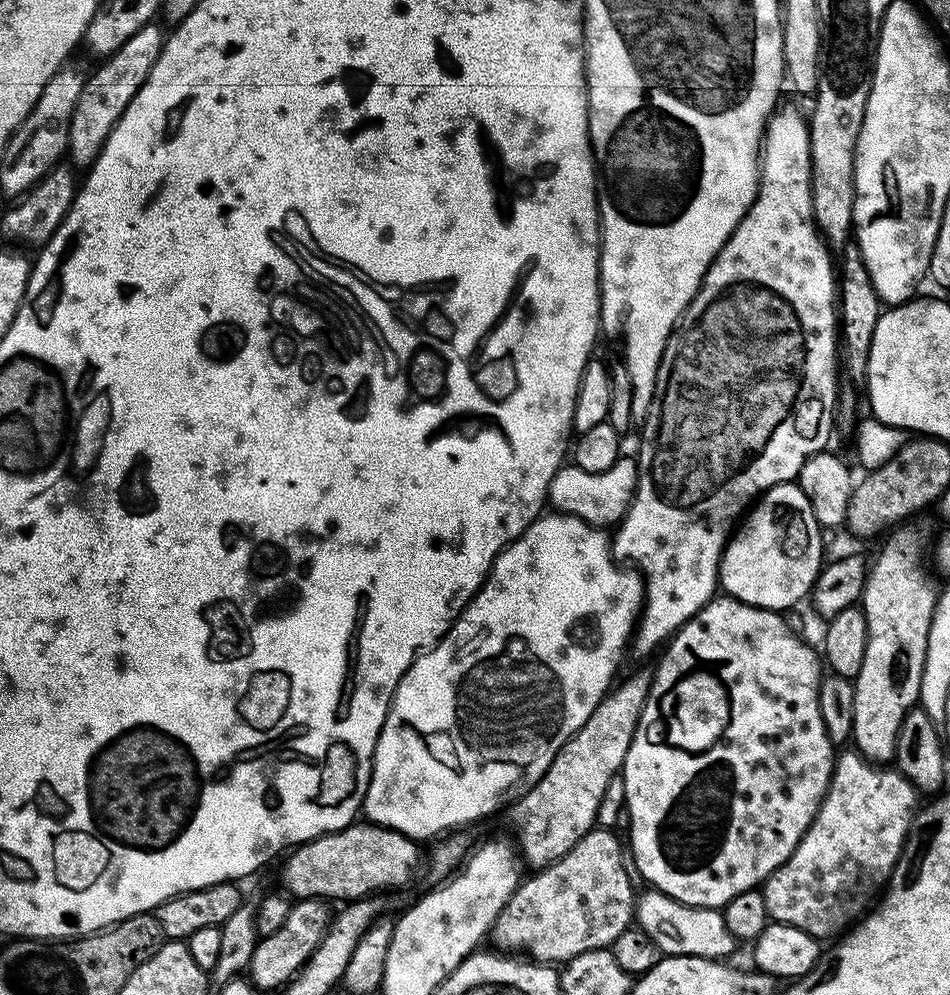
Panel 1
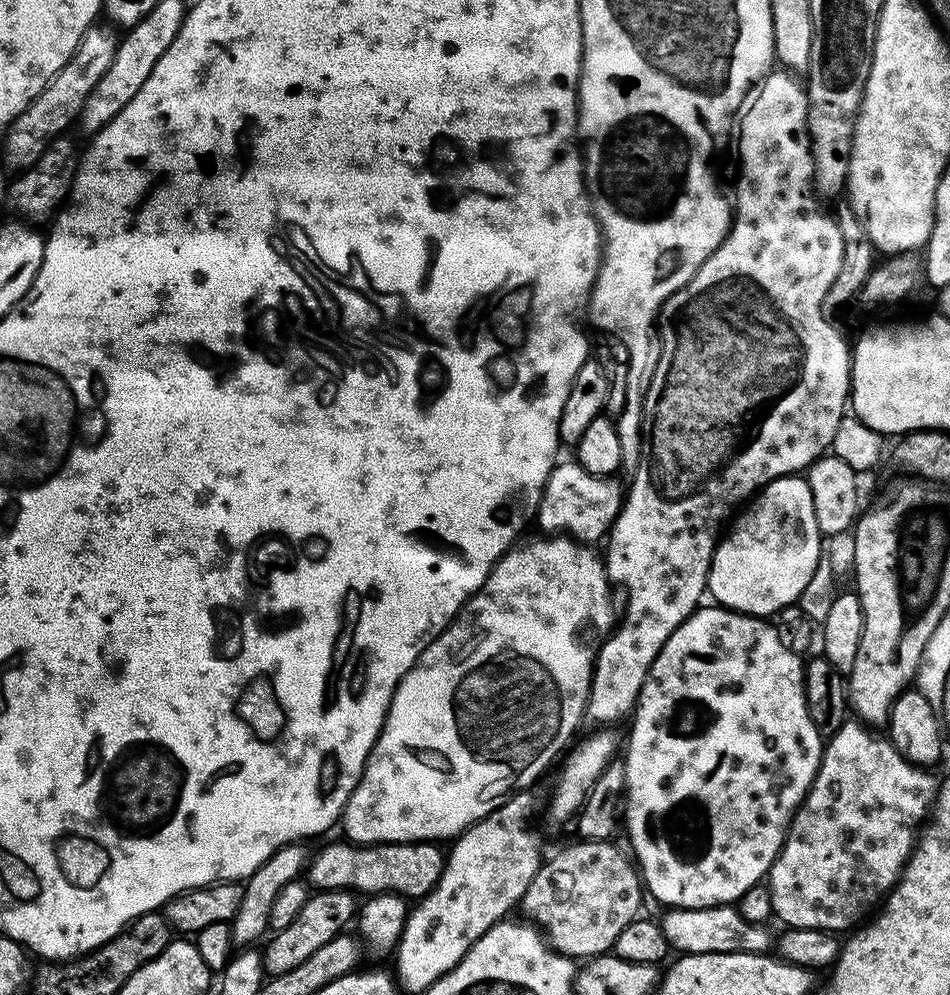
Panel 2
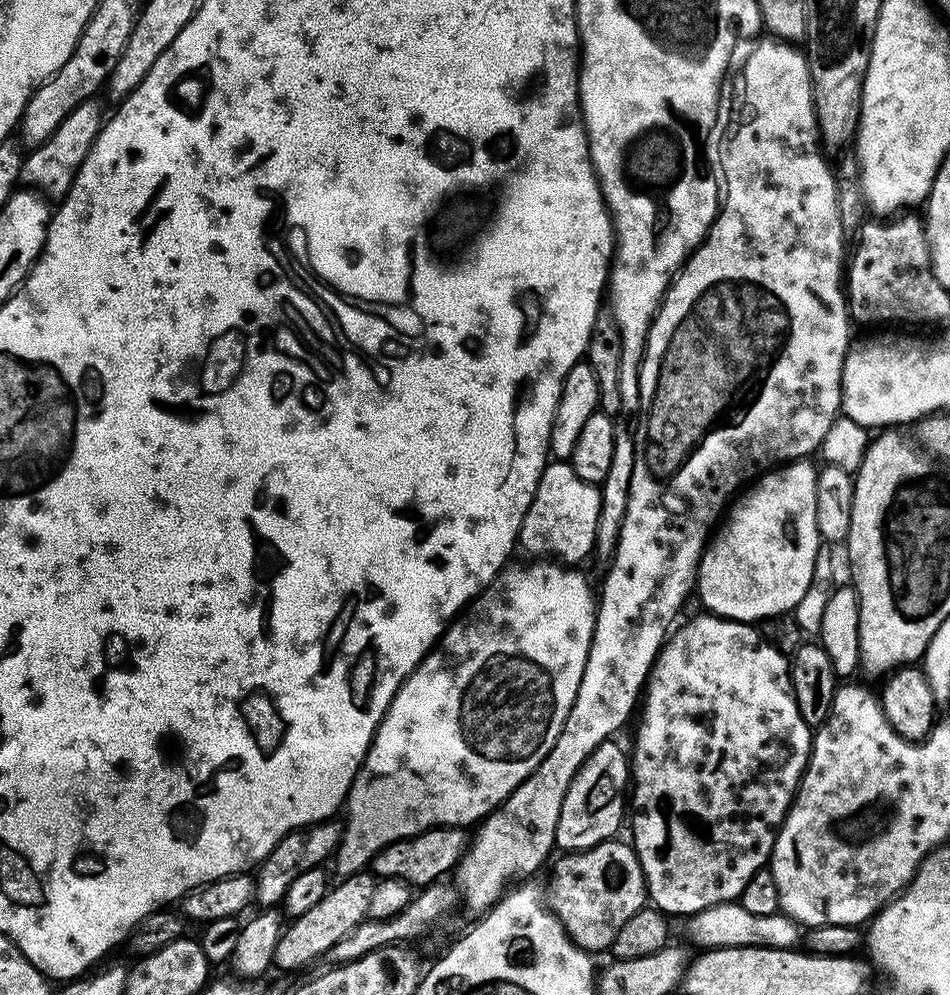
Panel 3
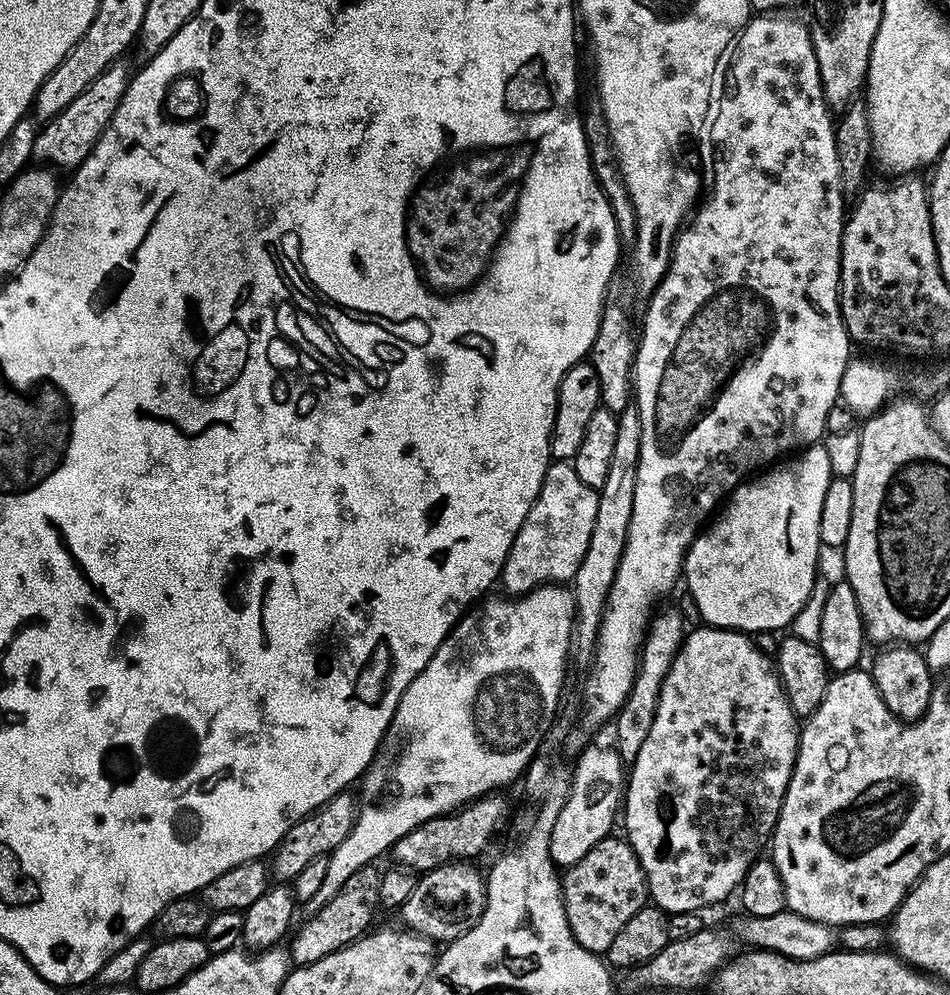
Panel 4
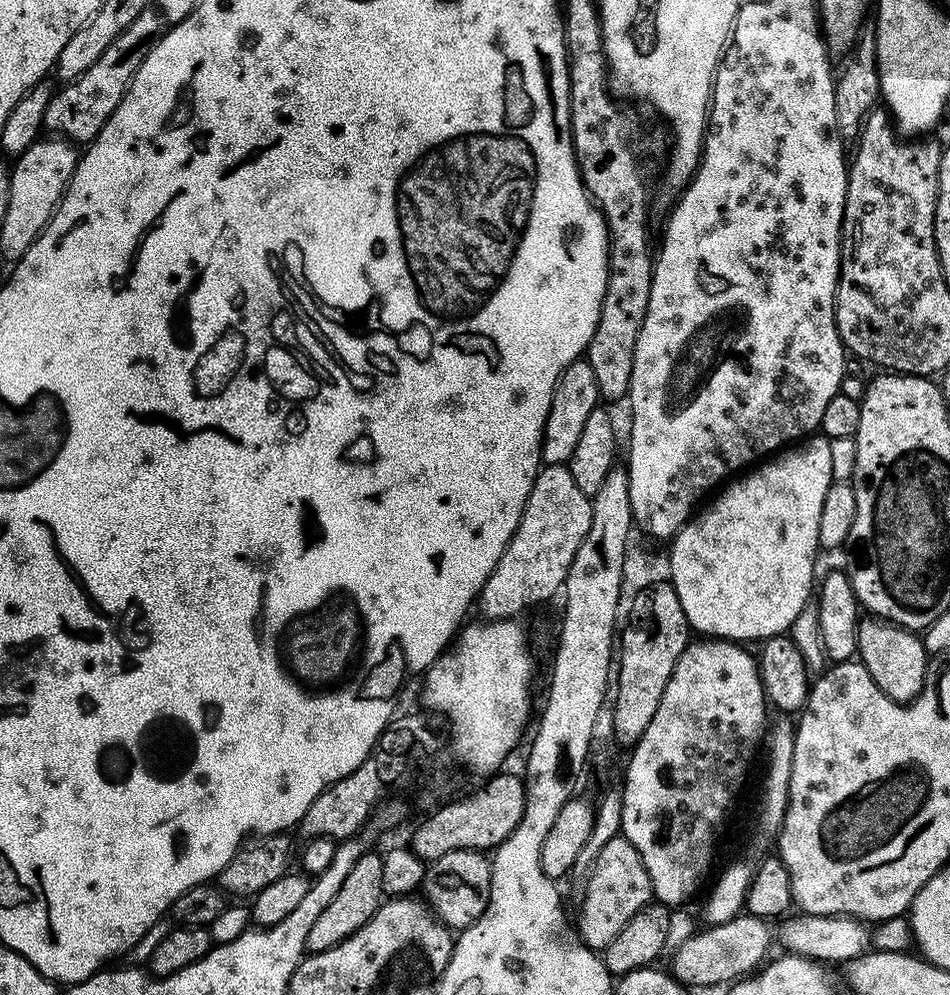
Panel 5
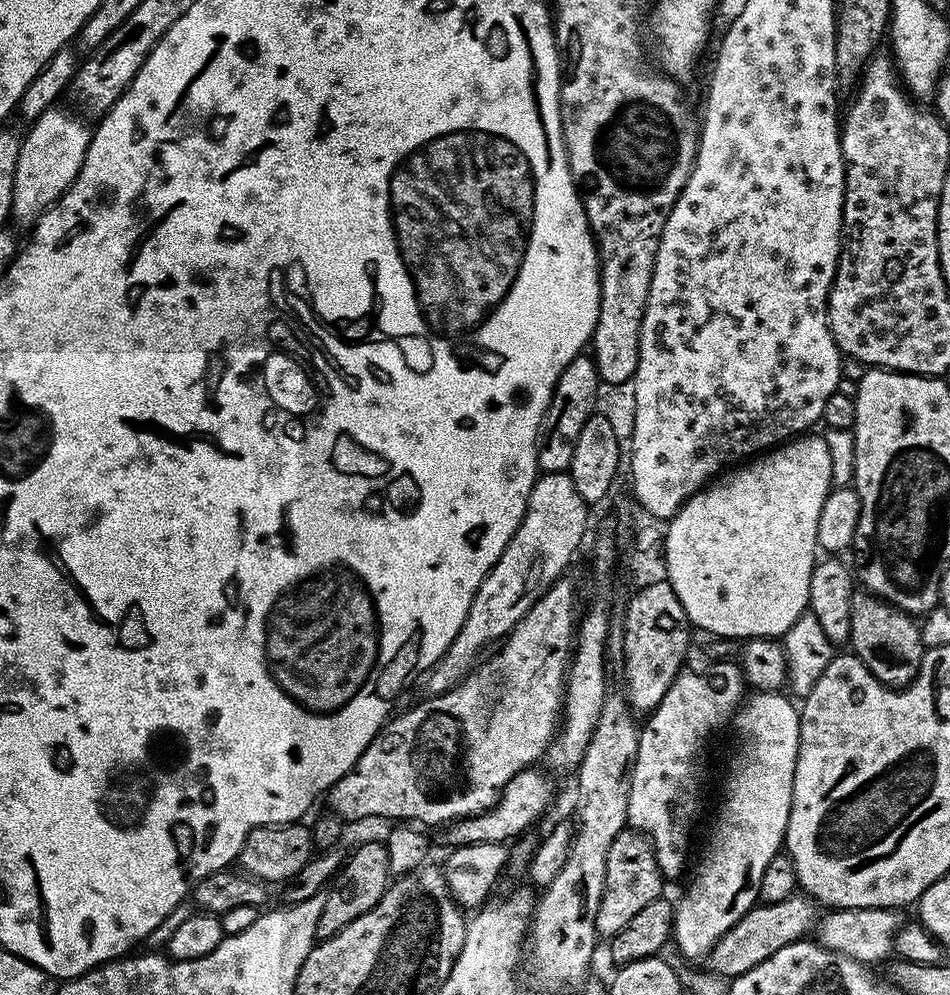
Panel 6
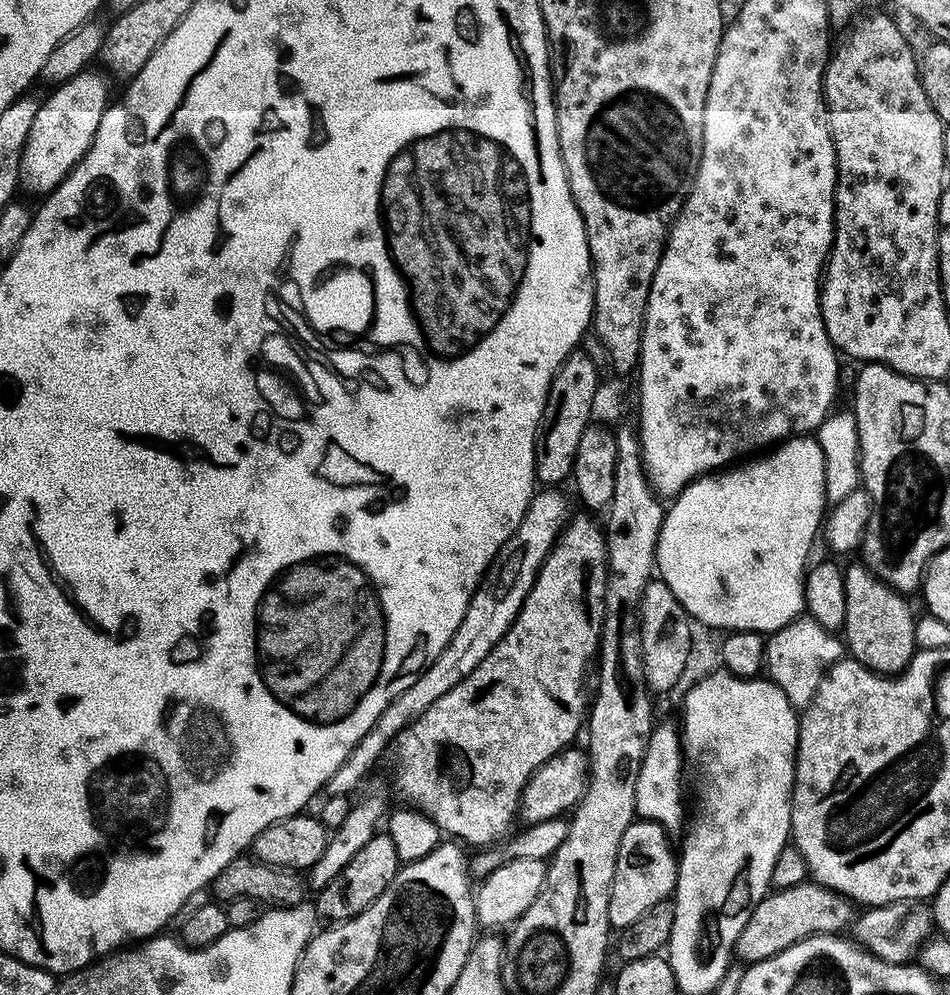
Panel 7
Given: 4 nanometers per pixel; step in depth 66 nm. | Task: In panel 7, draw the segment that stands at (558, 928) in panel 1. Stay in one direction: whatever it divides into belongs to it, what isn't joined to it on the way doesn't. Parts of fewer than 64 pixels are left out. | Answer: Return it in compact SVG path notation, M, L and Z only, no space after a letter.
M633 820L630 826L626 826L626 834L622 834L622 843L618 846L618 862L614 862L614 882L610 886L610 906L608 907L608 923L613 929L619 930L630 926L630 922L635 922L638 917L642 915L645 910L650 910L650 906L655 906L658 902L669 899L676 891L676 865L678 863L677 853L668 842L670 840L669 835L664 831L664 828L658 822L653 820Z

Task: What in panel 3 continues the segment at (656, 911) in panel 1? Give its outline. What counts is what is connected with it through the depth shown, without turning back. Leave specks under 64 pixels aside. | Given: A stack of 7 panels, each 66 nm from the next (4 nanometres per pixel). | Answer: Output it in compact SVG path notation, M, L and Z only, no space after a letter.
M739 902L715 904L701 912L687 917L688 936L697 944L697 949L710 948L790 948L795 949L801 943L802 928L791 916L775 912L774 914L750 914Z

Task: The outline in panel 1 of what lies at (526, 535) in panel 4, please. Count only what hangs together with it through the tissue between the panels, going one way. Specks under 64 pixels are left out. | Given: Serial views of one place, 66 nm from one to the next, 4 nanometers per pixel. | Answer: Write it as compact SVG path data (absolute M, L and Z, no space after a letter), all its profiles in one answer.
M628 454L621 455L620 459L614 462L614 466L610 466L610 470L602 470L598 474L590 474L575 466L562 466L550 482L547 503L553 504L551 507L555 511L577 516L588 524L616 526L623 520L629 506L632 505L637 475L637 461L633 457L631 460Z

